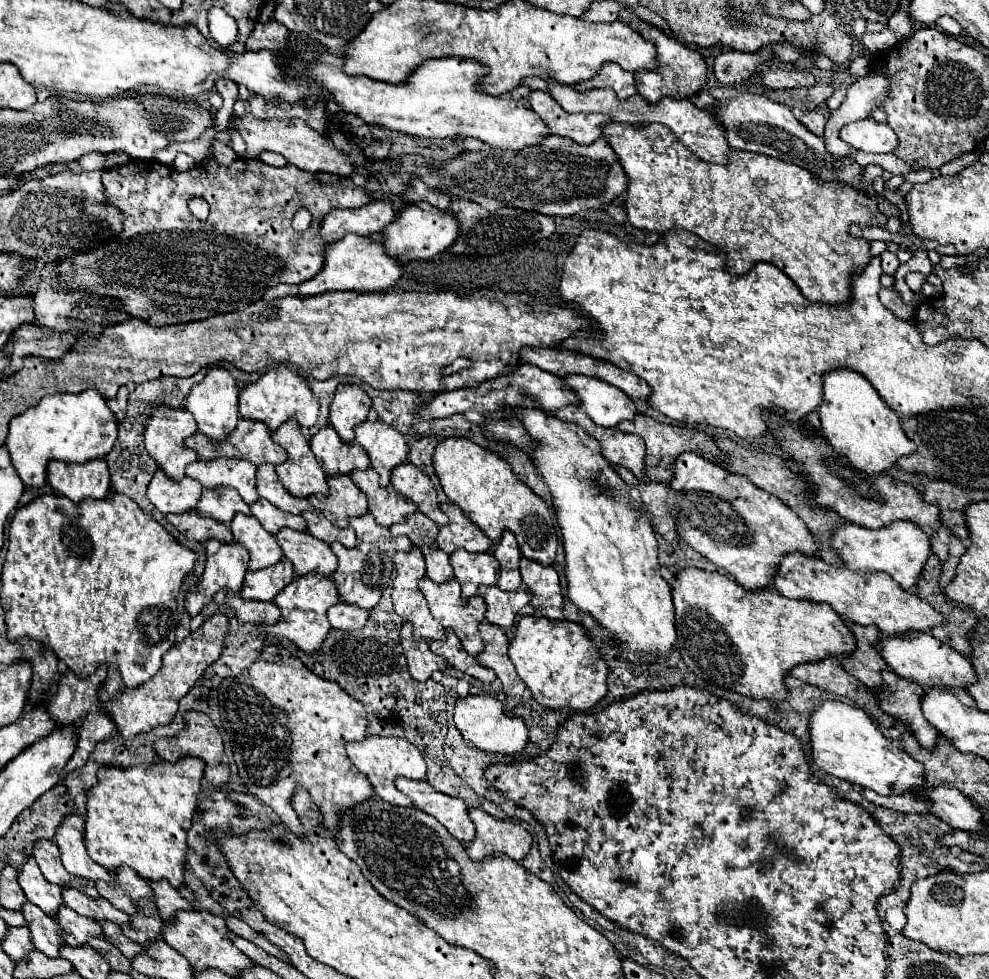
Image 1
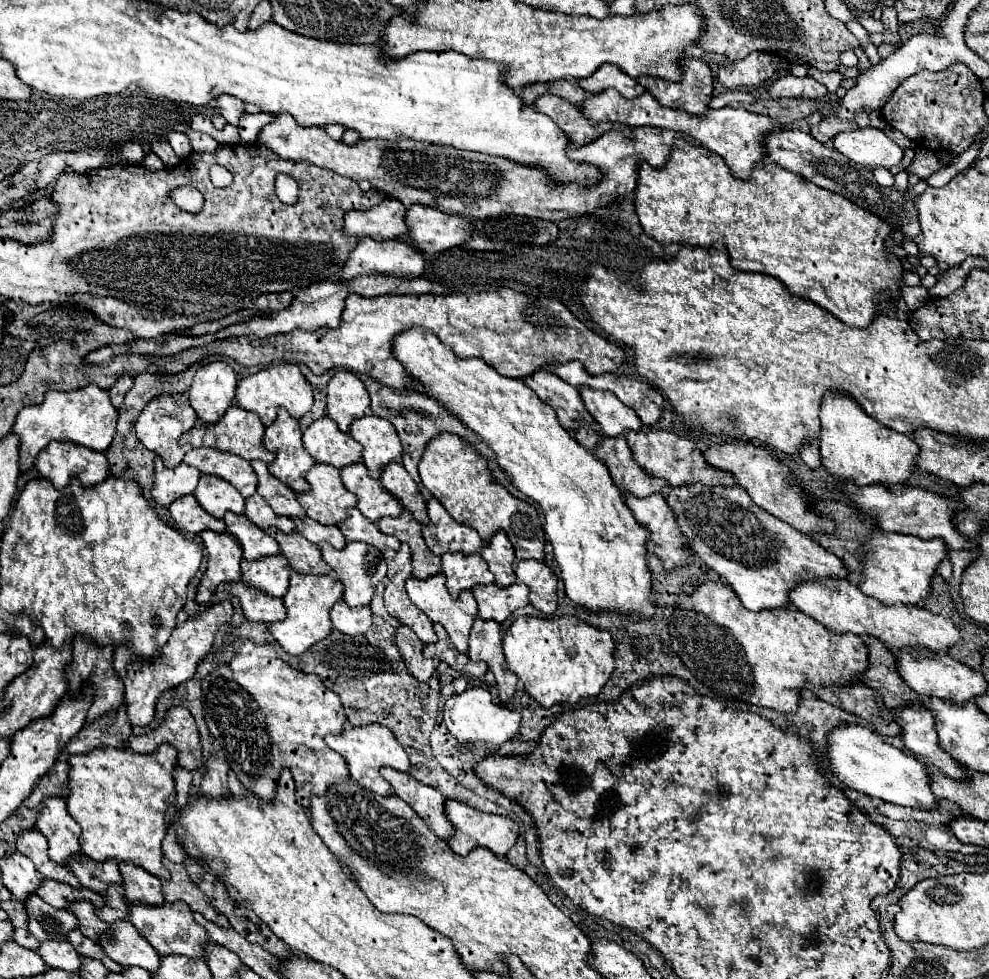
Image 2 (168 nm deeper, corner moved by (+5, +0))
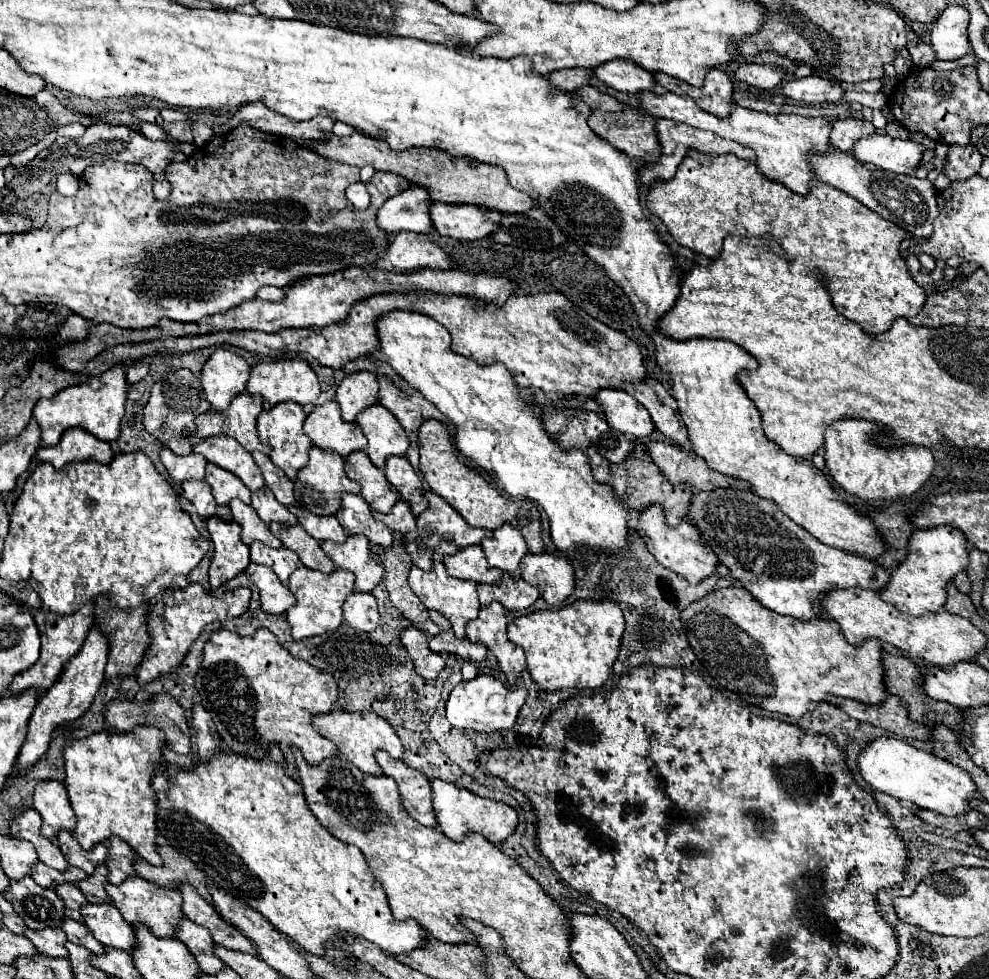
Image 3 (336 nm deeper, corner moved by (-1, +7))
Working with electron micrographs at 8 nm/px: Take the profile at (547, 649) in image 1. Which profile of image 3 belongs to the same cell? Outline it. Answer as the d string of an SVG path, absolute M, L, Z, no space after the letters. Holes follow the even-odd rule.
M610 598L592 602L592 600L578 600L566 608L560 610L536 610L530 614L524 614L516 618L512 624L508 624L508 638L510 642L518 644L526 652L528 670L536 684L540 684L544 690L560 690L560 688L600 688L612 674L612 664L616 662L620 638L624 630L624 618L620 606L612 602Z

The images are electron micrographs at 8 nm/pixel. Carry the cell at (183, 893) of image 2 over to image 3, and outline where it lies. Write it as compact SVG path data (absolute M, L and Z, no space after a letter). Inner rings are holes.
M156 846L156 852L162 856L164 864L162 866L152 866L146 860L136 860L134 868L138 876L144 880L150 880L158 886L168 886L174 888L176 884L192 884L198 894L210 902L210 892L206 886L206 876L202 870L194 866L190 858L180 854L178 850L172 850L172 846Z

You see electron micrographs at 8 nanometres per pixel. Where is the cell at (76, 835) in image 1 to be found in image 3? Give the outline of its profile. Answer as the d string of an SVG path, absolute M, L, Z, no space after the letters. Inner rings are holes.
M58 780L38 782L34 788L34 808L42 816L42 836L56 840L58 830L74 830L76 816L70 808L66 788Z

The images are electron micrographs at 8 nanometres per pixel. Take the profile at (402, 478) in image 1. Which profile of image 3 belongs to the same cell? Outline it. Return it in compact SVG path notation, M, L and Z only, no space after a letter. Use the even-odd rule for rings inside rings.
M392 456L392 458L388 458L384 474L386 474L386 480L410 504L410 510L412 510L414 516L418 516L418 514L422 514L426 510L428 502L424 500L422 482L420 482L418 474L414 472L414 468L410 466L410 462L404 456Z

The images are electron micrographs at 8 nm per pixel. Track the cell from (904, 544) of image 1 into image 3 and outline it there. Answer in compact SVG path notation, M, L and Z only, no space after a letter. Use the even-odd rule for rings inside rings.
M952 526L916 530L910 538L908 550L906 560L890 574L890 582L880 590L880 598L910 616L940 612L946 602L946 584L968 566L968 546L964 534Z

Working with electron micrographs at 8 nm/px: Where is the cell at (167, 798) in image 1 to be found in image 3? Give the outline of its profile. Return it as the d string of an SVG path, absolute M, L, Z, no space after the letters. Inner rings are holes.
M142 726L132 734L106 728L80 740L64 744L66 790L72 810L76 814L76 828L72 836L84 850L106 842L110 836L122 838L140 858L152 866L162 866L162 858L154 850L156 840L156 794L152 790L152 774L162 766L162 740L164 732Z

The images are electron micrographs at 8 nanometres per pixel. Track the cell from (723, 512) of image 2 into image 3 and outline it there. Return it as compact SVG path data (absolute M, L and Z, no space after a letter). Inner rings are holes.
M750 490L696 492L688 522L700 530L702 540L762 606L784 616L798 620L822 618L822 600L832 590L864 586L876 592L888 580L884 566L824 546L782 514L772 500L762 500Z

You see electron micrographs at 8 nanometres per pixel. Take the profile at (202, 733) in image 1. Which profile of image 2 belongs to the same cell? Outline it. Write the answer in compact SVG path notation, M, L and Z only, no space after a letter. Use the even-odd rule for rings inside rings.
M170 707L164 723L156 731L148 735L134 735L128 741L130 749L142 755L154 753L154 749L162 743L170 743L178 749L180 767L188 771L198 771L202 767L202 743L198 725L186 707Z

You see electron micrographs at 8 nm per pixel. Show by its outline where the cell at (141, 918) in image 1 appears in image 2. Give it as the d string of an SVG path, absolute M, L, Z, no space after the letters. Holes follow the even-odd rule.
M110 885L104 897L104 907L96 909L96 915L108 925L112 925L116 921L128 921L128 913L130 909L126 899L122 897L122 885Z

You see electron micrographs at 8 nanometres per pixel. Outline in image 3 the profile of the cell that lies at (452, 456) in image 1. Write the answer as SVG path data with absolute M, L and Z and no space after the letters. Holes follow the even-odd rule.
M424 420L418 430L418 448L420 448L420 472L424 480L430 484L430 490L444 498L454 510L462 514L462 518L478 528L496 530L504 522L510 522L518 528L528 544L528 550L538 554L544 550L542 544L542 528L540 528L540 512L534 502L524 498L508 498L498 494L476 468L468 468L458 462L456 448L448 438L448 428L438 420Z

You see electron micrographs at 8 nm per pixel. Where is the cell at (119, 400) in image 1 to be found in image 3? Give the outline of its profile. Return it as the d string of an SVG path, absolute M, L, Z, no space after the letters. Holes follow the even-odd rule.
M134 362L134 364L128 366L128 370L126 370L128 384L136 384L136 382L140 382L146 374L148 374L148 366L146 366L144 362Z

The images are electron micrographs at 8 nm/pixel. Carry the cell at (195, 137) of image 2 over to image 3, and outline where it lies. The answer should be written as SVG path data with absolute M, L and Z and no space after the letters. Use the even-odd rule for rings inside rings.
M164 122L164 124L162 124L162 130L164 130L170 138L174 138L174 140L178 140L178 142L188 142L188 144L194 142L192 130L190 130L190 126L188 126L186 122Z

